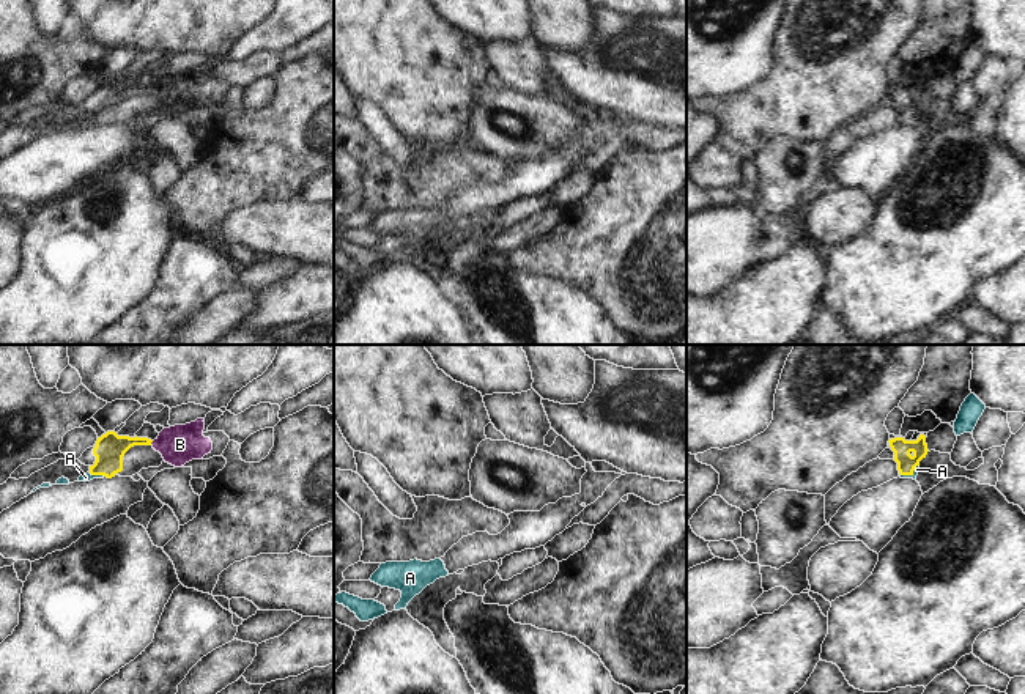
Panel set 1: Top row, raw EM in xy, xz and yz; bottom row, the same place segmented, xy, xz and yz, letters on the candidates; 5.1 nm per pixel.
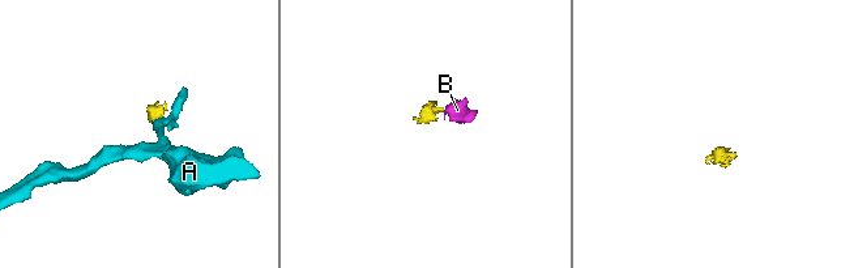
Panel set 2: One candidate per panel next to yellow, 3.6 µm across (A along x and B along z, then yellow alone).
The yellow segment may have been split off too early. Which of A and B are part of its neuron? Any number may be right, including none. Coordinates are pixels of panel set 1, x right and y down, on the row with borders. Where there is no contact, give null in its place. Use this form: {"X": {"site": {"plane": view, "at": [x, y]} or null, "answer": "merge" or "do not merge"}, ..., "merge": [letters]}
{"A": {"site": {"plane": "yz", "at": [909, 474]}, "answer": "merge"}, "B": {"site": {"plane": "xy", "at": [151, 441]}, "answer": "merge"}, "merge": ["A", "B"]}

